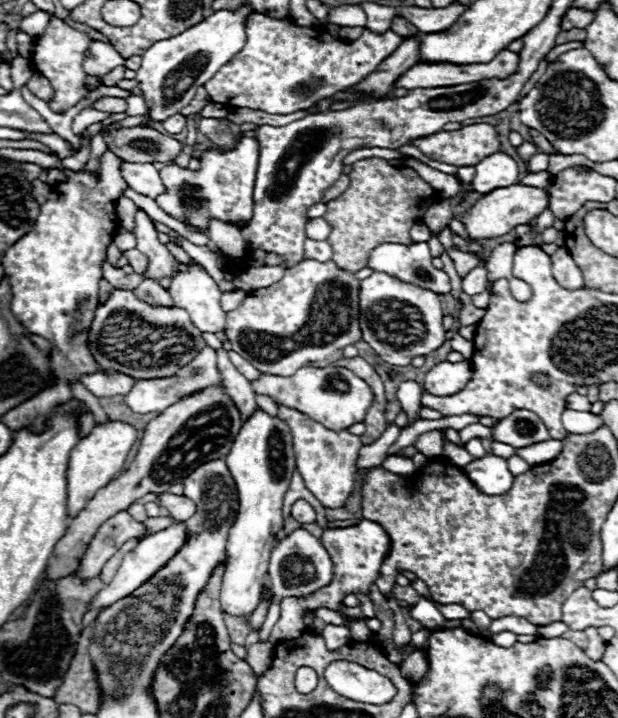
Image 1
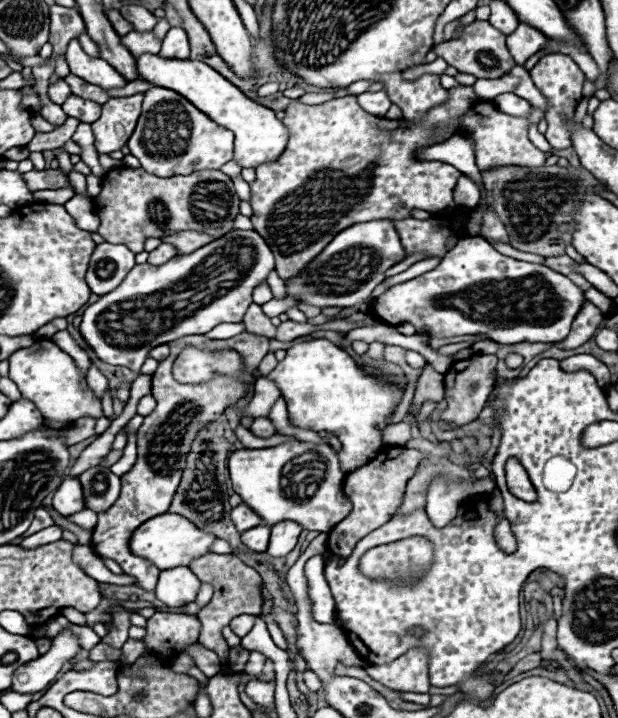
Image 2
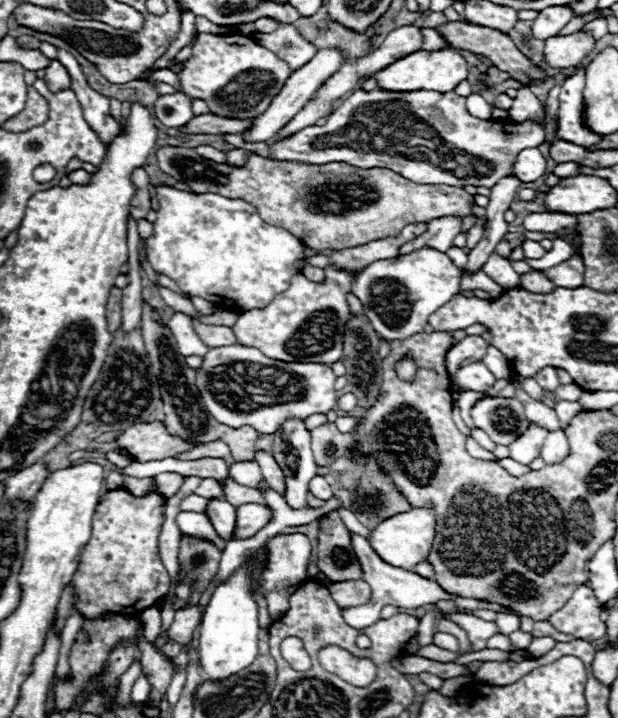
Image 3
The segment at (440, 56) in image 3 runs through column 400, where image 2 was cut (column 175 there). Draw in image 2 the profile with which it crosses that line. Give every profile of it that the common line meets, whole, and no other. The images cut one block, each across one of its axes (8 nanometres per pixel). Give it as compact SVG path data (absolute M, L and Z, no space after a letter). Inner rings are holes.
M144 54L136 60L138 78L160 86L174 90L188 98L198 110L204 110L214 122L234 132L234 160L242 168L256 168L264 162L276 160L284 152L284 144L288 140L288 130L282 124L282 120L276 118L274 110L250 100L240 88L236 88L232 82L228 82L224 76L220 76L214 68L210 68L204 62L198 60L176 60L176 58L162 58L158 54Z

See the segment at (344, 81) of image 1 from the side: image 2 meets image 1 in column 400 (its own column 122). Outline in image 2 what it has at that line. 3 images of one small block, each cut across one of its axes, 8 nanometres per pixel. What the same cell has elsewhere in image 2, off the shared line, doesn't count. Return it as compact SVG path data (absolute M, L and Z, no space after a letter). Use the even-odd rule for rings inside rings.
M152 30L148 32L132 31L121 36L121 42L124 44L134 58L138 58L140 54L158 54L160 52L160 40L154 36Z

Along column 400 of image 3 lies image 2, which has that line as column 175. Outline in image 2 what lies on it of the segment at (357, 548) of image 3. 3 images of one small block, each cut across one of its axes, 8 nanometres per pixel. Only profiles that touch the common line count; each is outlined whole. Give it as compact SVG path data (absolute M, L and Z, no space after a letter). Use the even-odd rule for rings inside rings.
M188 566L172 568L160 572L160 580L156 586L156 596L170 608L186 606L196 600L201 581L190 572Z

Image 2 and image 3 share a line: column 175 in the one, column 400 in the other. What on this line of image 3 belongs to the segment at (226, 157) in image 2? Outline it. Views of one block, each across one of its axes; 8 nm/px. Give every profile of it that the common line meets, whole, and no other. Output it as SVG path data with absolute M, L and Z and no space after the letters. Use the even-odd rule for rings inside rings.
M382 88L364 92L356 90L328 116L324 126L302 128L294 136L270 144L276 160L298 160L308 164L348 162L358 168L388 168L414 184L448 184L448 186L486 186L492 188L500 178L512 172L514 156L530 146L544 142L544 124L512 122L512 120L478 120L468 114L464 98L454 92L388 92Z

